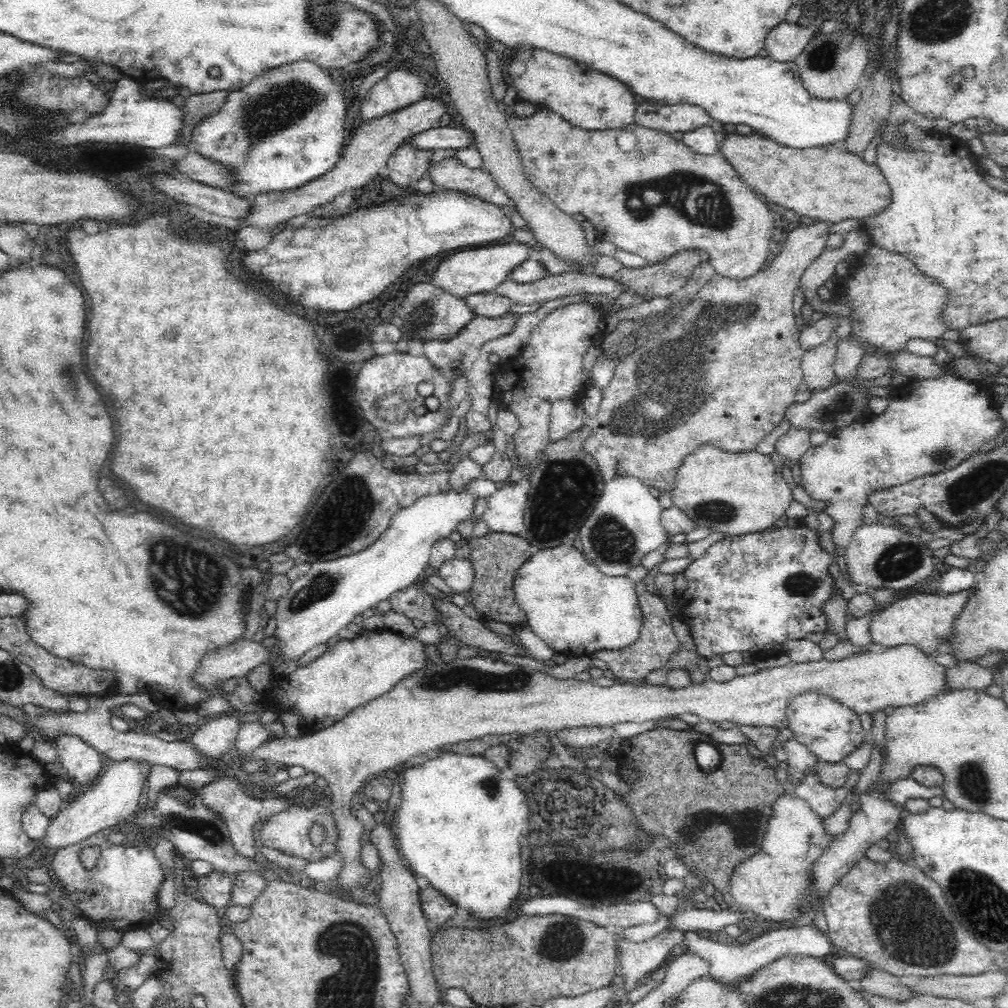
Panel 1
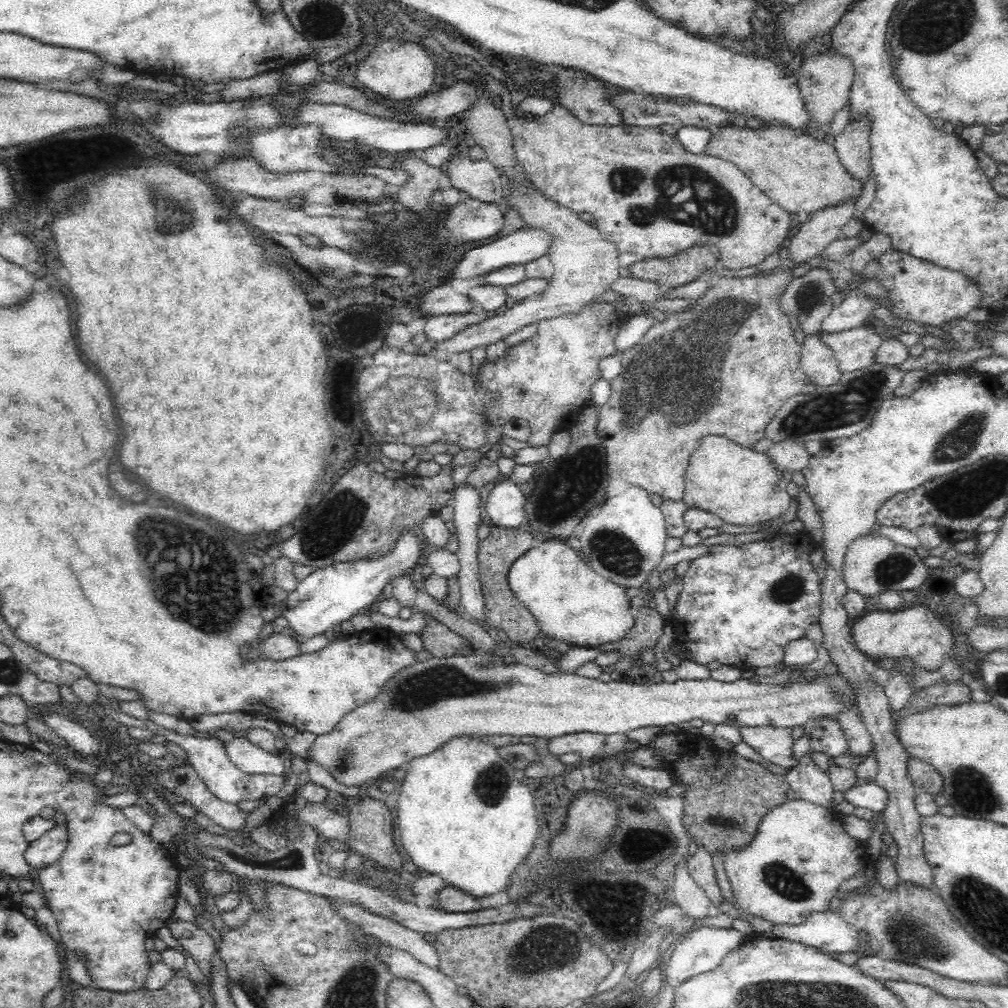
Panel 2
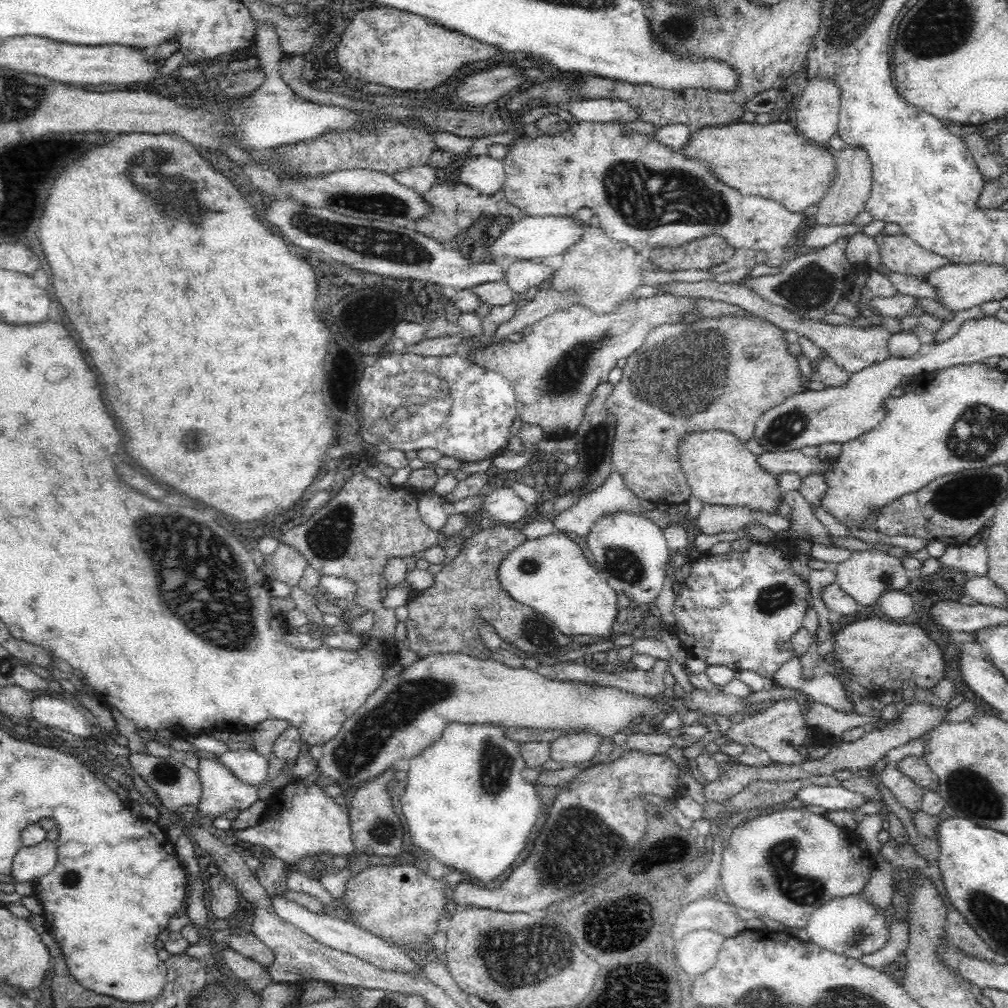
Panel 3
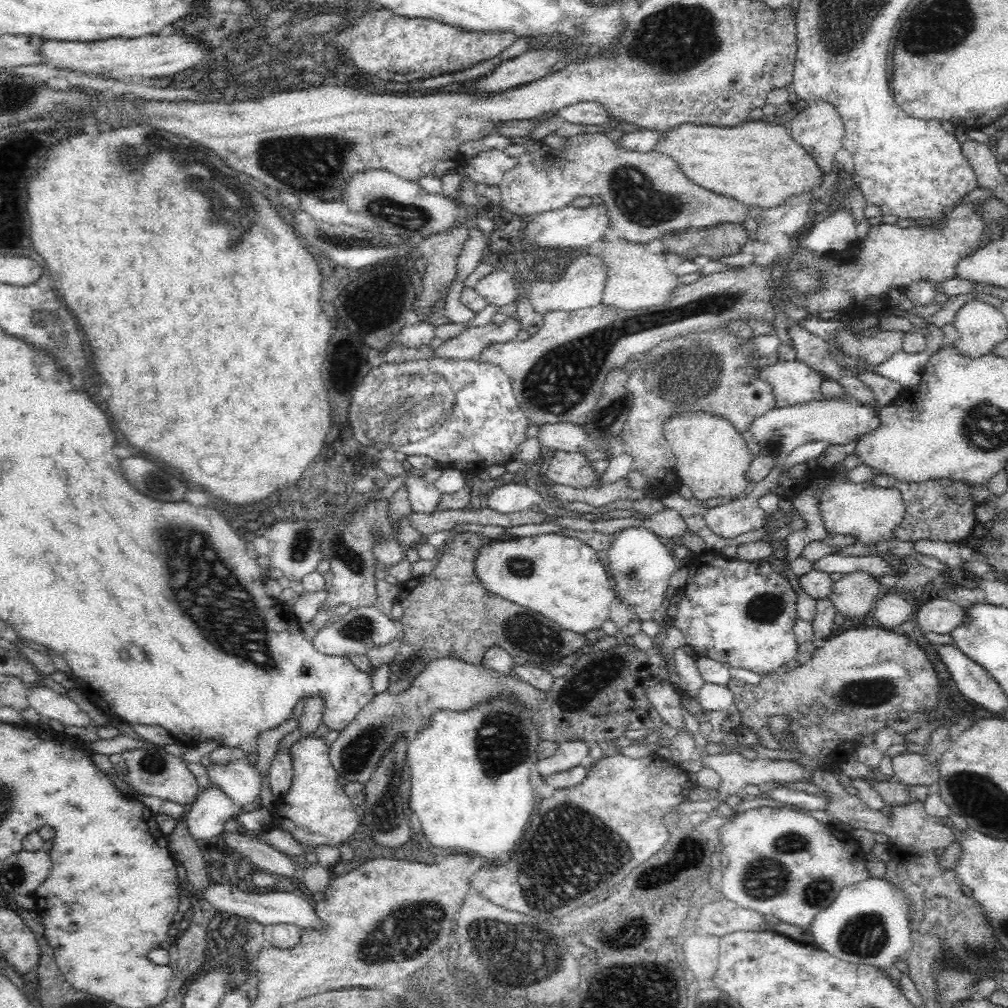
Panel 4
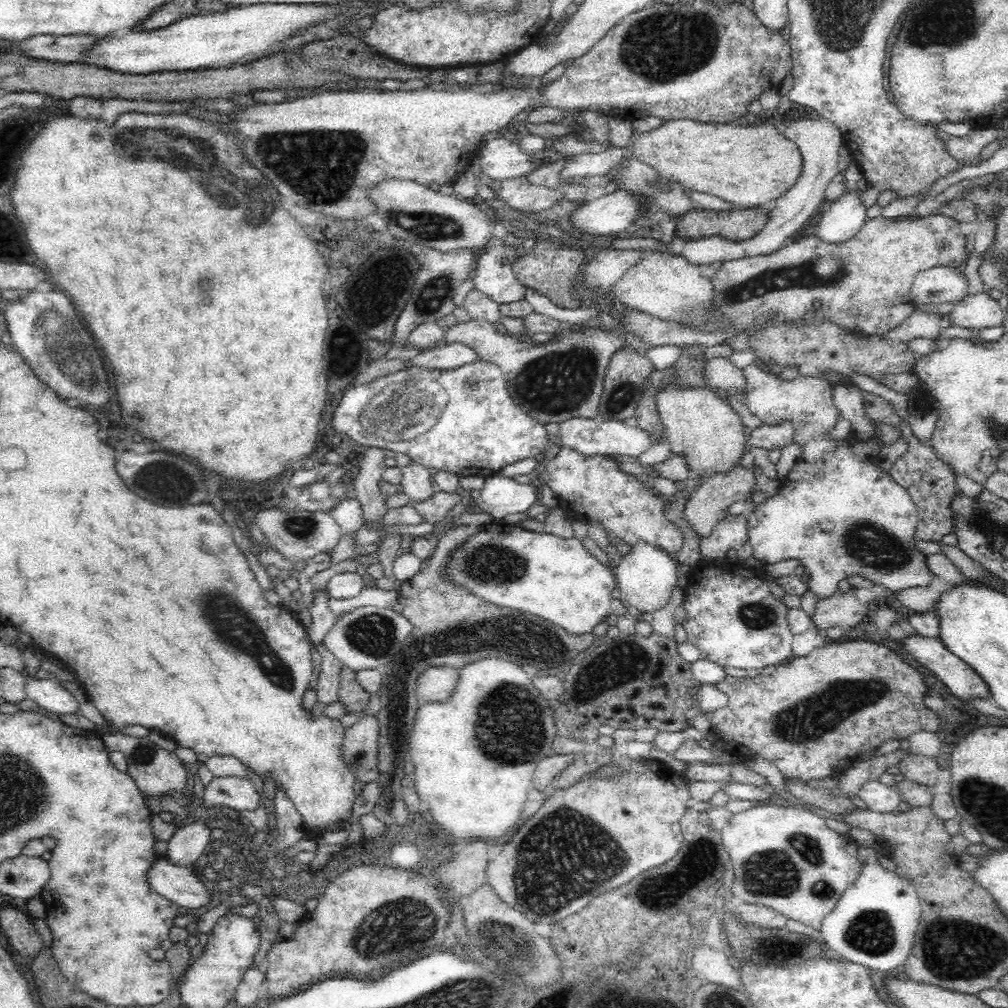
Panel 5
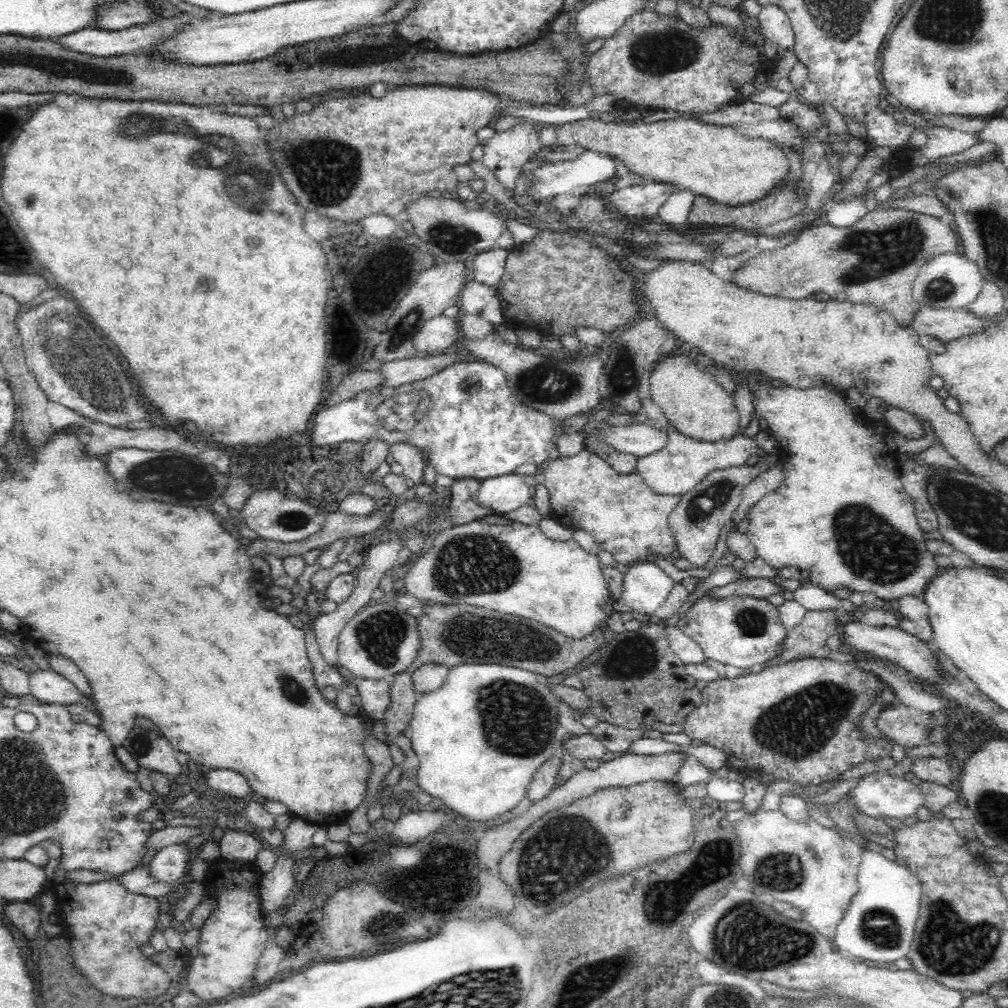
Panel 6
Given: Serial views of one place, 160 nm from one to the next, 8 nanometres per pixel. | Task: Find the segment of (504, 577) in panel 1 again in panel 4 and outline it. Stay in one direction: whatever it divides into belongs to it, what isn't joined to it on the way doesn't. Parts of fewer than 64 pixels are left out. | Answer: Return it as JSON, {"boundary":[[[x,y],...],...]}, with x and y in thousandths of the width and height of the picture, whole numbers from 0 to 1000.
{"boundary":[[[476,529],[453,530],[441,542],[427,569],[409,572],[394,580],[394,597],[401,606],[396,615],[401,633],[393,639],[391,655],[385,659],[387,671],[383,686],[387,689],[402,686],[425,659],[438,652],[450,652],[462,659],[477,661],[484,644],[498,641],[506,651],[528,659],[540,659],[562,653],[575,643],[586,642],[579,630],[562,626],[542,611],[499,595],[478,582],[470,568],[470,552],[473,552],[474,544],[488,536]]]}

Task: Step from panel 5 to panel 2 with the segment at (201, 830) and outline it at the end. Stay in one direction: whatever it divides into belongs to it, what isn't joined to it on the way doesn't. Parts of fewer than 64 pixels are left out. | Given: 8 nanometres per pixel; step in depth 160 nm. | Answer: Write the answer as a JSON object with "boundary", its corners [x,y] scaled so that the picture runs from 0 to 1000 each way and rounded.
{"boundary":[[[101,695],[97,696],[96,700],[101,707],[108,712],[112,713],[118,719],[123,722],[126,721],[141,721],[141,724],[147,724],[151,728],[160,728],[162,734],[165,734],[173,739],[176,739],[185,746],[187,750],[186,757],[192,761],[192,764],[196,767],[198,773],[204,777],[206,784],[212,787],[212,790],[228,797],[240,796],[240,794],[255,794],[265,792],[276,788],[282,776],[284,776],[283,770],[274,770],[273,768],[250,768],[246,769],[239,765],[229,754],[226,754],[224,740],[218,732],[214,732],[210,728],[208,732],[195,732],[195,730],[185,730],[185,728],[178,728],[173,724],[165,723],[151,715],[150,713],[138,713],[131,712],[127,708],[123,708],[119,703],[115,701],[113,697]]]}

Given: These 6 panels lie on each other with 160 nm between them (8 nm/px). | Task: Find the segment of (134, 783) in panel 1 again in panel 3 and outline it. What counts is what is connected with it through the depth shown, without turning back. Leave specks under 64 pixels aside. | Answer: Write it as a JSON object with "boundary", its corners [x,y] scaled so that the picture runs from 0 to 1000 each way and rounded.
{"boundary":[[[46,833],[31,840],[22,840],[12,855],[12,872],[15,877],[36,875],[57,859],[57,834]]]}

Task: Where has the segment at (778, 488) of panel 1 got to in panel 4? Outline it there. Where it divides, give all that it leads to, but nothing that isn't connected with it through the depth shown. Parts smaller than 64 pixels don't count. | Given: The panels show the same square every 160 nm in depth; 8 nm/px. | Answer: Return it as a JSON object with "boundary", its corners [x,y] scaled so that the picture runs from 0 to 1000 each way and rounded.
{"boundary":[[[685,409],[667,413],[658,422],[660,437],[666,444],[672,466],[677,476],[692,496],[702,494],[730,494],[745,483],[740,477],[740,466],[748,453],[749,444],[741,438],[737,430],[725,423],[716,413],[700,409]]]}

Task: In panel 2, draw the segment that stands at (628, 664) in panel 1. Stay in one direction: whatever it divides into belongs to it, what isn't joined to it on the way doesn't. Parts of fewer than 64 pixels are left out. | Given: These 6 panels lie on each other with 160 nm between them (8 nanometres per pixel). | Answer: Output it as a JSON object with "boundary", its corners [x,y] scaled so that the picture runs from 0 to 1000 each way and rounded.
{"boundary":[[[641,598],[630,608],[628,625],[620,633],[597,639],[592,646],[609,647],[615,655],[625,655],[627,665],[637,663],[637,649],[641,645],[649,645],[659,622],[659,613],[653,609],[653,605],[650,605],[647,598]]]}

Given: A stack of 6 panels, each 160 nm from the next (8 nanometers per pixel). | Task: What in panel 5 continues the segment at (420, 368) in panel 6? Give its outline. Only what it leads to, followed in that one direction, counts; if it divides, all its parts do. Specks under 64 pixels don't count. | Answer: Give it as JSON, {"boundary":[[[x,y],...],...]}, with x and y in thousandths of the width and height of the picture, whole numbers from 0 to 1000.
{"boundary":[[[442,341],[440,343],[429,343],[419,347],[412,354],[405,357],[406,364],[417,364],[427,367],[450,367],[460,361],[470,359],[473,356],[470,346],[458,341]]]}

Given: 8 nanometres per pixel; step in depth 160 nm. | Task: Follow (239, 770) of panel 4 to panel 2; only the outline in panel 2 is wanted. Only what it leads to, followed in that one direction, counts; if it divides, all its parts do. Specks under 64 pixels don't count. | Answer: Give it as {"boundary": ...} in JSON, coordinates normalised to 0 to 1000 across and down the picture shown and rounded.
{"boundary":[[[246,732],[231,733],[224,739],[225,750],[242,767],[283,770],[280,749],[271,750],[252,740]]]}

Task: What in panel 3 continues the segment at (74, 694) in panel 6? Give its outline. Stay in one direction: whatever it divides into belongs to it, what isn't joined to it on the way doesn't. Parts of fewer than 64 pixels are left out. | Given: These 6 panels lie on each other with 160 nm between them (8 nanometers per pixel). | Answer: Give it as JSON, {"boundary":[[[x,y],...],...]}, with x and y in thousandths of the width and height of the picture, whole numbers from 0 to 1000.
{"boundary":[[[42,689],[32,692],[33,713],[45,723],[48,720],[77,730],[79,736],[91,730],[91,720],[81,707],[65,695]]]}

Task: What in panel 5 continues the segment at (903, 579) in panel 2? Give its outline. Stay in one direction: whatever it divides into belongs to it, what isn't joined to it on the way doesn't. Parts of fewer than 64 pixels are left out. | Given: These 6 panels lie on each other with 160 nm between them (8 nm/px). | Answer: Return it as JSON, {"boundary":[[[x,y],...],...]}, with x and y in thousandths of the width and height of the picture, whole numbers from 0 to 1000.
{"boundary":[[[845,583],[839,589],[829,587],[819,594],[813,594],[804,610],[809,625],[817,630],[823,623],[840,625],[856,615],[862,600],[853,599],[847,585]]]}

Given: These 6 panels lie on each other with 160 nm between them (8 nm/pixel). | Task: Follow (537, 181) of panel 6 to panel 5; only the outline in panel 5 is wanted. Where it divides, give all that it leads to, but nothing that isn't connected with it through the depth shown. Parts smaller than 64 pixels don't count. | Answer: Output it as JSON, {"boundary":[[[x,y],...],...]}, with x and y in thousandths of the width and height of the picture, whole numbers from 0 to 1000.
{"boundary":[[[625,144],[618,149],[605,147],[603,151],[576,152],[565,154],[562,157],[556,177],[558,179],[569,179],[569,177],[581,177],[581,175],[601,175],[606,169],[613,167],[613,161],[625,152]]]}

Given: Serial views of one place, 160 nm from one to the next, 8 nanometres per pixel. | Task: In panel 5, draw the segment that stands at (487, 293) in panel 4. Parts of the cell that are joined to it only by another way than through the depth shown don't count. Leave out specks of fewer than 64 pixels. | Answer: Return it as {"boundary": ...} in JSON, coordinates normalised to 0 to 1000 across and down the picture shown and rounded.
{"boundary":[[[487,241],[474,251],[469,281],[472,287],[494,302],[506,302],[520,297],[523,287],[510,275],[508,264],[513,258],[512,242]]]}

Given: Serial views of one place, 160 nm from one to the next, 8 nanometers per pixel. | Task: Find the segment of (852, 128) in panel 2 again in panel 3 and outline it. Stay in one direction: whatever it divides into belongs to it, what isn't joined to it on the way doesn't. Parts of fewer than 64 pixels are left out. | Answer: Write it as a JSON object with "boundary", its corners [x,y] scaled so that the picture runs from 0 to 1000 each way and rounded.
{"boundary":[[[851,144],[837,145],[833,151],[829,151],[829,177],[826,177],[824,187],[819,190],[818,196],[811,203],[812,210],[808,213],[808,226],[813,224],[833,224],[845,221],[849,213],[857,209],[861,199],[865,181],[865,163],[859,149]]]}

